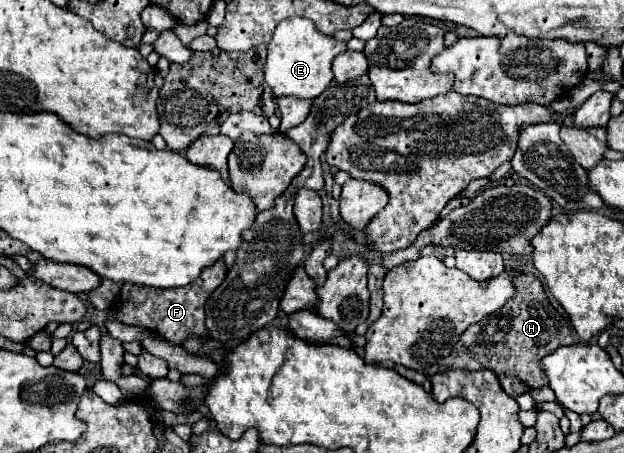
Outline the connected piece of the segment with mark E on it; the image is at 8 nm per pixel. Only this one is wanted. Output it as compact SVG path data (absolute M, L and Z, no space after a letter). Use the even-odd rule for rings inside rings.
M305 17L285 19L275 27L273 39L269 41L265 81L273 89L275 97L295 95L299 99L315 99L329 87L333 79L331 61L343 51L347 51L347 45L343 41L337 41L331 35L321 33L309 19Z

